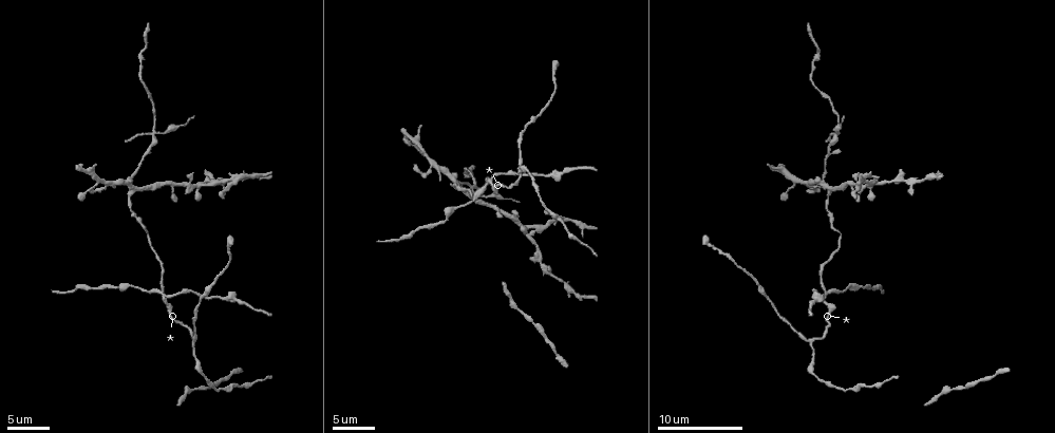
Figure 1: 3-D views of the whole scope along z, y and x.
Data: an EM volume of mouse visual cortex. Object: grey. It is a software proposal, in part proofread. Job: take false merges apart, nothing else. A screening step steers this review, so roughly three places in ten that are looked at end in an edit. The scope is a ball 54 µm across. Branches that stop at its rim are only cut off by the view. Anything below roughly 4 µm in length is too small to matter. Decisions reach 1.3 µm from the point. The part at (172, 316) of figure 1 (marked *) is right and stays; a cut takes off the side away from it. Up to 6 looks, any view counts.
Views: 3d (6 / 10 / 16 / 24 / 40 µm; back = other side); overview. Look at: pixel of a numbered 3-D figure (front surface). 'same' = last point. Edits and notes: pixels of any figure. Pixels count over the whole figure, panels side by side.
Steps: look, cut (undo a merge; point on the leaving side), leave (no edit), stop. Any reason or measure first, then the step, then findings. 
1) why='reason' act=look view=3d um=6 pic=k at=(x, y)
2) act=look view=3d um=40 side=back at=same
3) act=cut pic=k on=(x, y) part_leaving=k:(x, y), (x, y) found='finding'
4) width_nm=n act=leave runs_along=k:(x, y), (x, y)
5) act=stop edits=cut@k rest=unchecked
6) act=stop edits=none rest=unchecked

why='three arms meet' act=look view=3d um=6 pic=1 at=(518, 167)

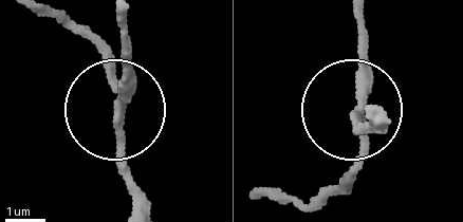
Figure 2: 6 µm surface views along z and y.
act=look view=3d um=6 side=back pic=2 at=(358, 117)

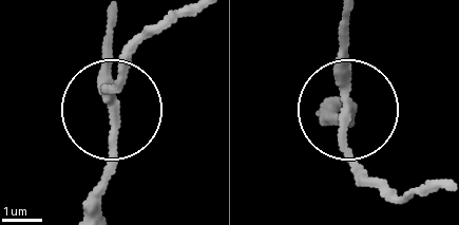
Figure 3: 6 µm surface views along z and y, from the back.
arms=3 act=leave runs_along=3:(172, 14), (112, 85), (112, 101), (112, 37) found='all the same neuron'

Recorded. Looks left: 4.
why='three arms meet' act=look view=3d um=10 pic=1 at=(131, 181)

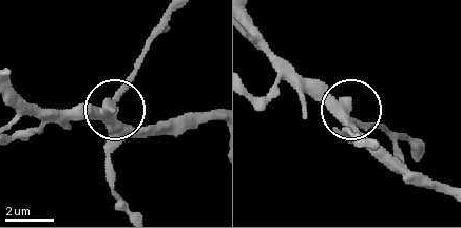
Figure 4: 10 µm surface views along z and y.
why='other side' act=look view=3d um=10 side=back pic=4 at=(346, 112)

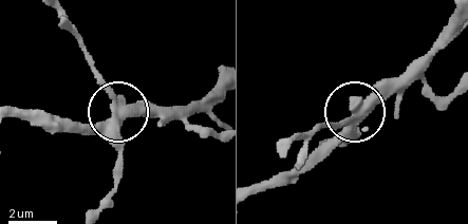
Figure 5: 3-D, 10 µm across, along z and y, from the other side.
act=leave found='continuous, no second neuron'

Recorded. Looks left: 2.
why='four-way junction' act=look view=3d um=10 pic=1 at=(158, 131)

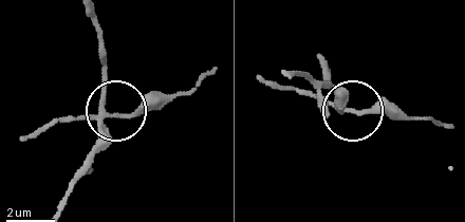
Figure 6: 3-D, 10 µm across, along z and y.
arms=4 act=cut pic=6 on=(138, 110) part_leaving=6:(103, 114), (136, 114), (167, 104), (214, 68) found='a second neuron is stuck on'

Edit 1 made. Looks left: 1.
act=stop edits=cut@6 rest=unchecked

